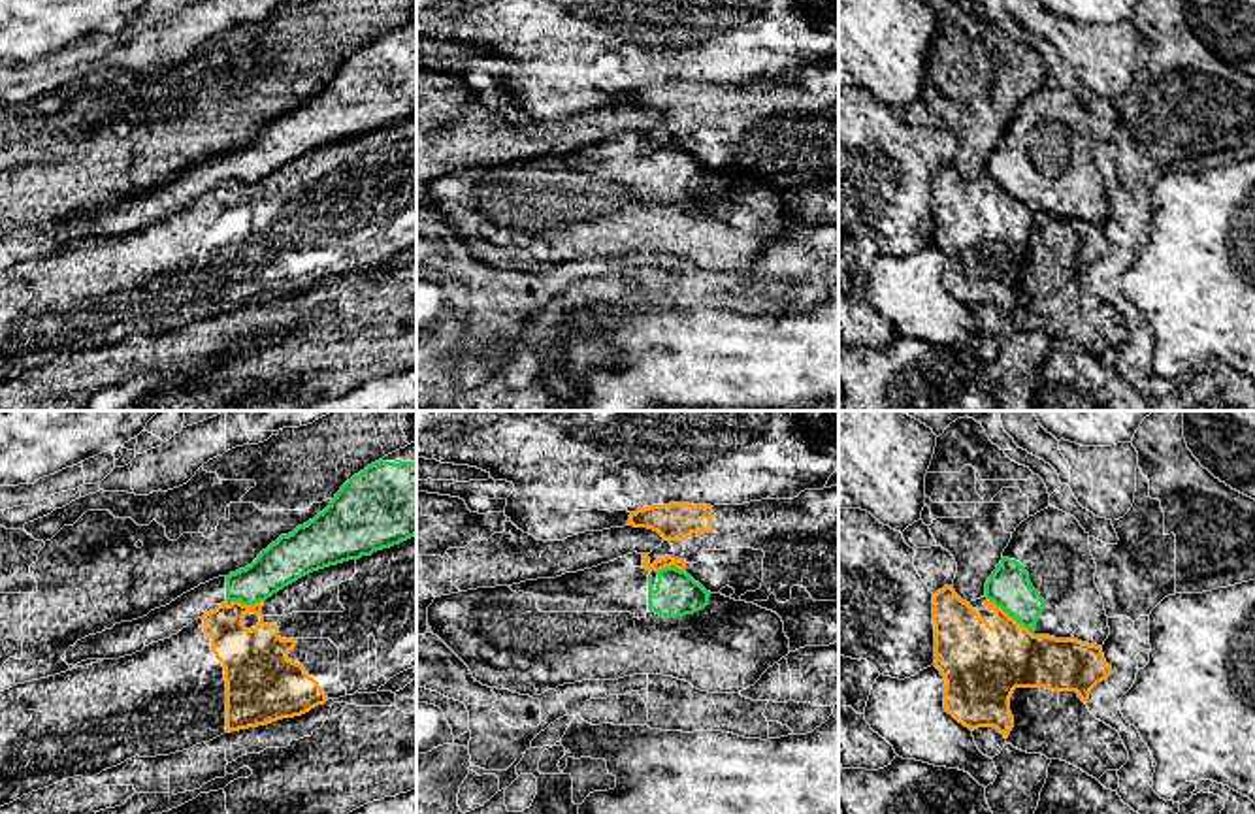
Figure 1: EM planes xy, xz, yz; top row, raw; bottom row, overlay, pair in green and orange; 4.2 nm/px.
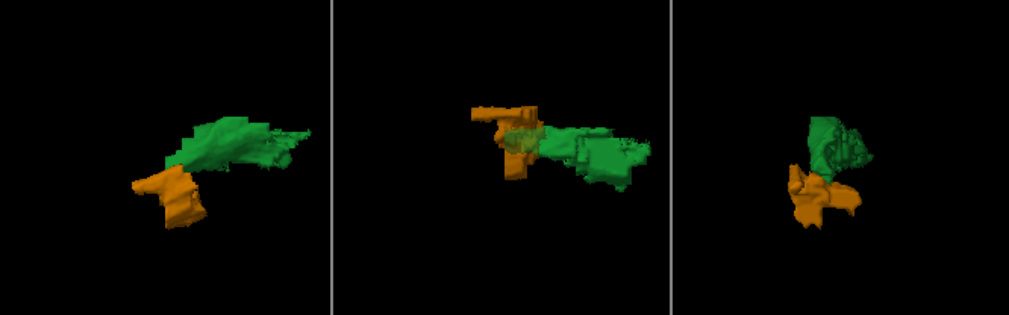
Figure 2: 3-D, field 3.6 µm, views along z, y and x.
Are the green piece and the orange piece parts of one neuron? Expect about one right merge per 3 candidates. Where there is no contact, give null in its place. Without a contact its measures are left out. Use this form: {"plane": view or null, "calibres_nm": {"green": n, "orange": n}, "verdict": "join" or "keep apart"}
{"plane": "yz", "calibres_nm": {"green": 180, "orange": 340}, "verdict": "keep apart"}

